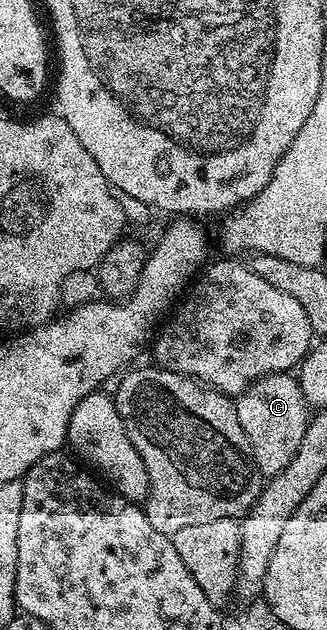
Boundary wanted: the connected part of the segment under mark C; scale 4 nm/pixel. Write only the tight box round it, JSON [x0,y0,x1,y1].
[234,371,310,478]

